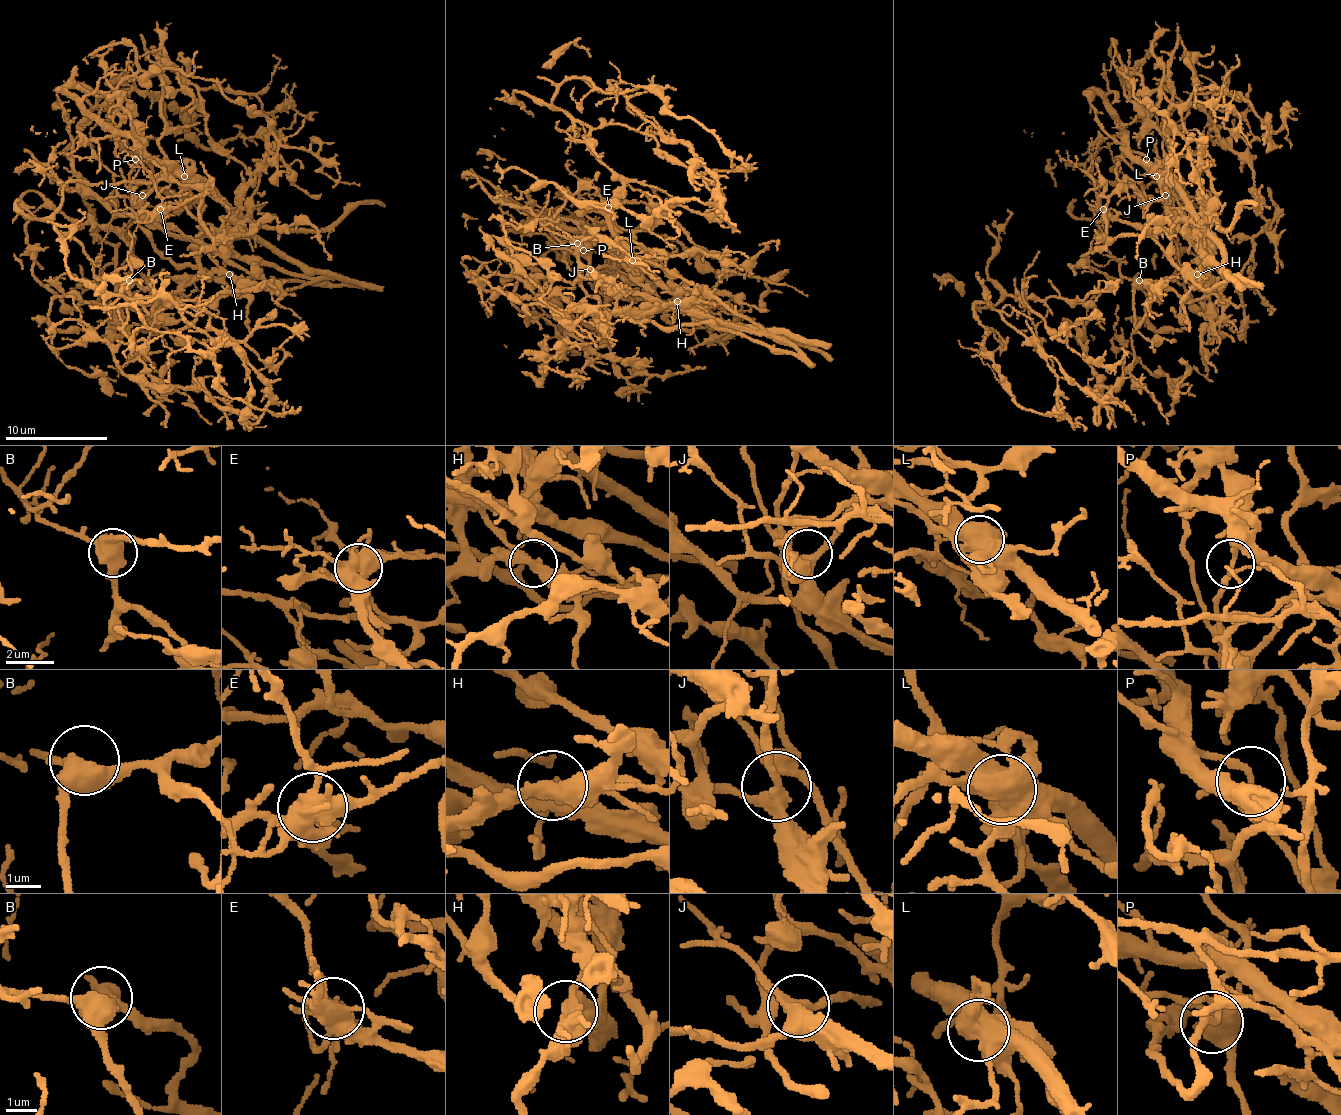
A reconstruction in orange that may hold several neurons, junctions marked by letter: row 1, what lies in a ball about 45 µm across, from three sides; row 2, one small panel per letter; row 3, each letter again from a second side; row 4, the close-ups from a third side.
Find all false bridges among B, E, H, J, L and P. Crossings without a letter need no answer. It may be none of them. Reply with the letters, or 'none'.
E, H, L, P

